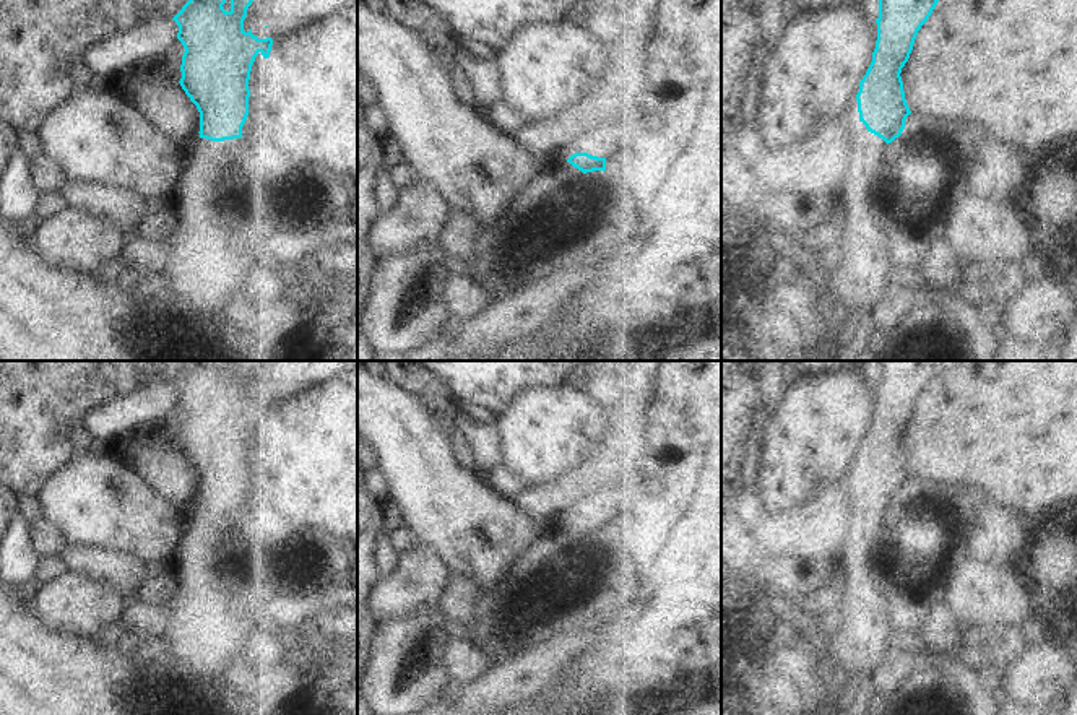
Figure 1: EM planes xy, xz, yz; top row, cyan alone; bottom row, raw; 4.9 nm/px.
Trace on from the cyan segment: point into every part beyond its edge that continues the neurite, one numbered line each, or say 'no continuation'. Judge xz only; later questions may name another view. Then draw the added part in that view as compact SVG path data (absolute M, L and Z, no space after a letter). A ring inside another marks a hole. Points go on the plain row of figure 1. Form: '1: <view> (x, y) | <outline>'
1: xz (601, 501) | M608 481L591 497L591 504L588 507L575 505L575 510L570 515L564 517L560 525L567 525L575 517L588 517L591 520L606 522L616 492L616 481Z

